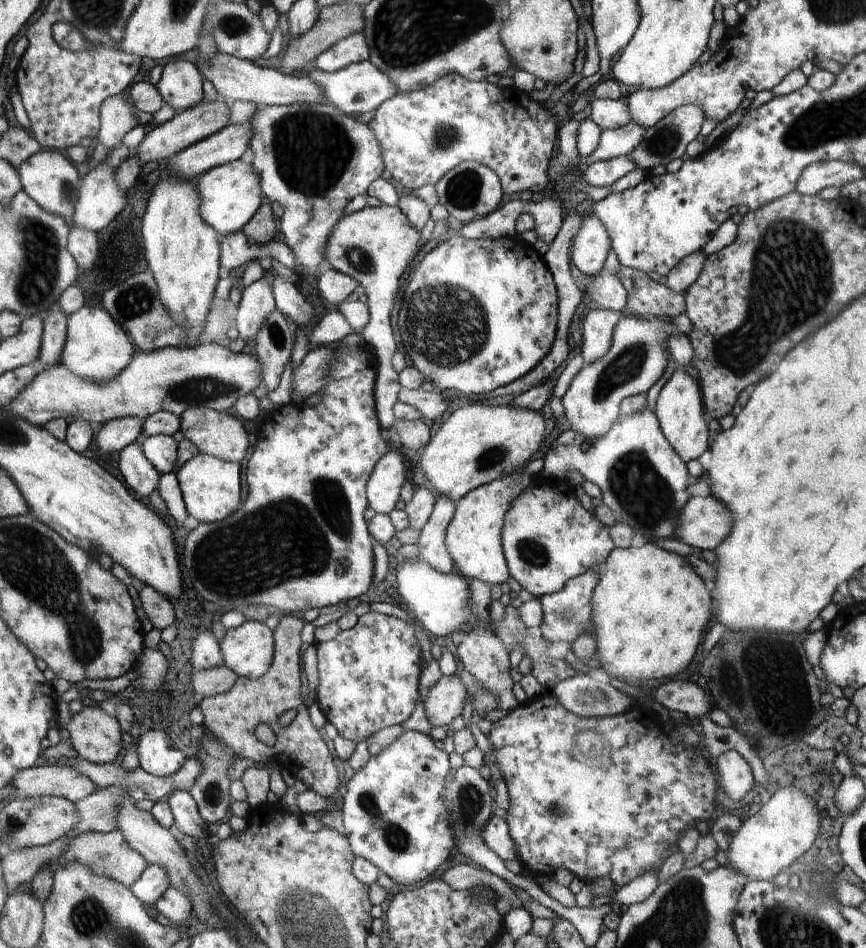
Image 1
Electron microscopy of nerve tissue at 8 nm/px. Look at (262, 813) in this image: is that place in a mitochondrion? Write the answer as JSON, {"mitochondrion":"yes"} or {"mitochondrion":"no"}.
{"mitochondrion":"no"}

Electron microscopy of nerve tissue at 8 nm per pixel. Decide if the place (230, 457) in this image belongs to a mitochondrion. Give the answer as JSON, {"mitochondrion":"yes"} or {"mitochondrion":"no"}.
{"mitochondrion":"no"}

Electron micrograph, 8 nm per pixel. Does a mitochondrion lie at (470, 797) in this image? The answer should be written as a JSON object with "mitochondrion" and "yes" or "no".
{"mitochondrion":"yes"}

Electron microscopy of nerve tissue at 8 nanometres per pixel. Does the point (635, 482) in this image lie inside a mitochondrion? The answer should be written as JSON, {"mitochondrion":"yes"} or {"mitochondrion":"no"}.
{"mitochondrion":"yes"}

